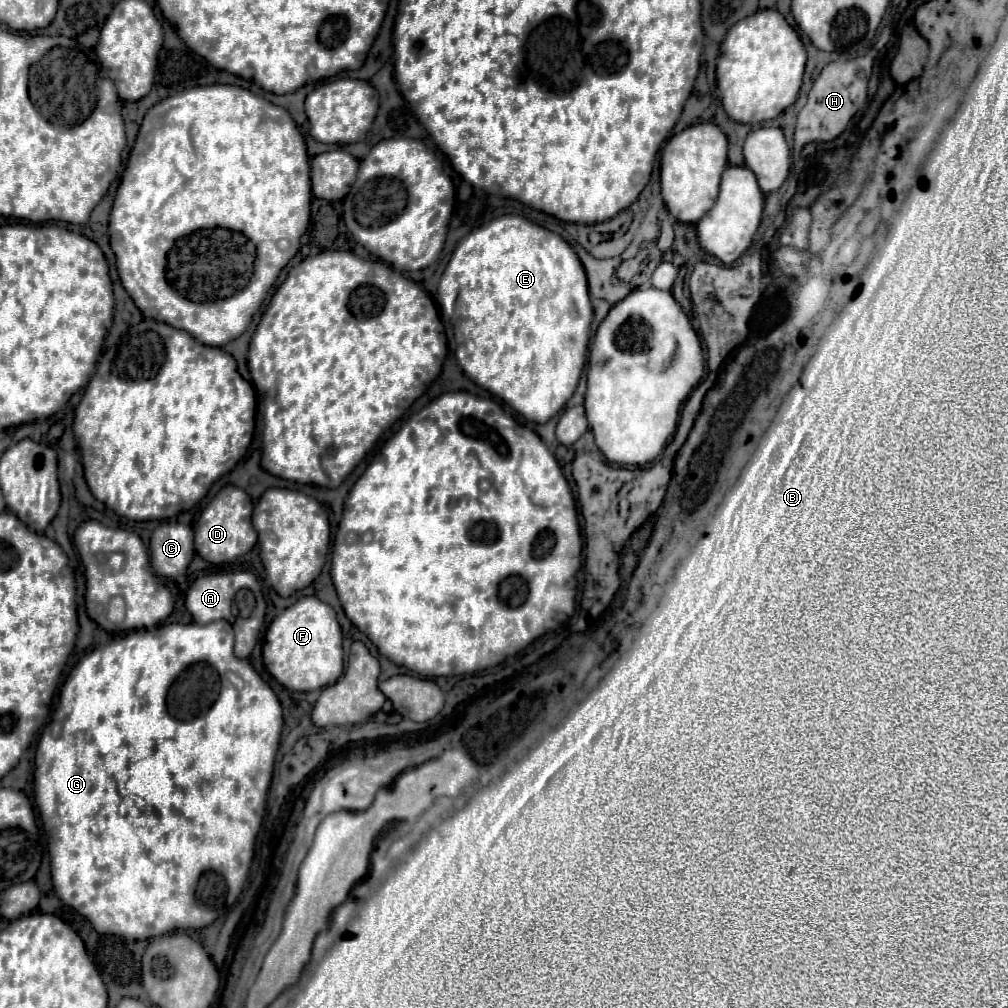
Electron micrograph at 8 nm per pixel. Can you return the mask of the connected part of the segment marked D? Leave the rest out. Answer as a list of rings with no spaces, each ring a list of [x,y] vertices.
[[[225,486],[209,502],[209,506],[203,510],[201,518],[195,524],[195,550],[197,550],[197,554],[211,564],[235,562],[239,556],[247,554],[257,542],[257,534],[251,524],[251,512],[253,512],[253,502],[249,500],[247,492],[237,486]]]

